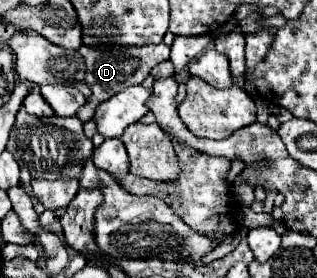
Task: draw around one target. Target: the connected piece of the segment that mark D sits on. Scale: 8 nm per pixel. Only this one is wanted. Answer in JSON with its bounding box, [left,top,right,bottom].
[76,42,170,122]

